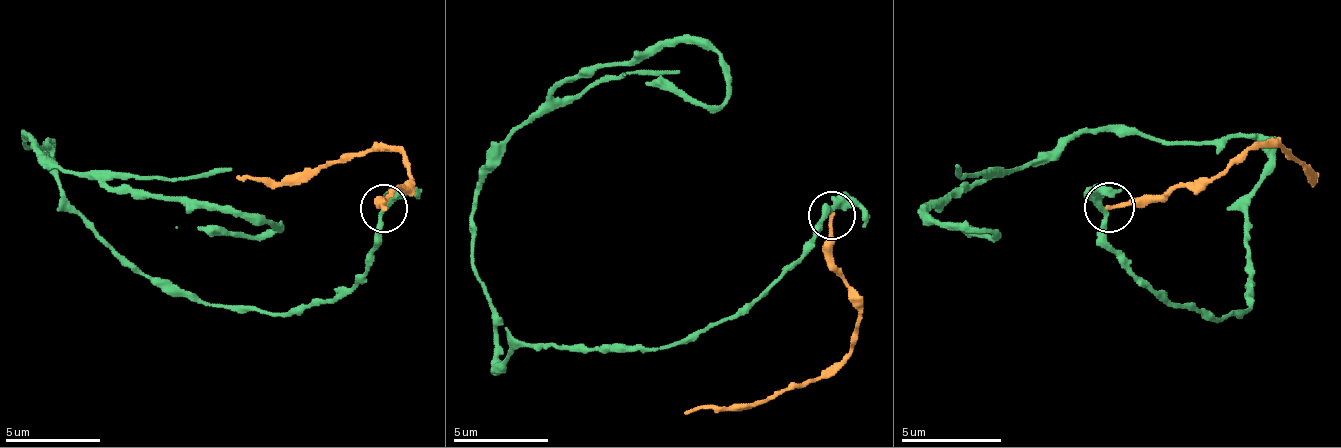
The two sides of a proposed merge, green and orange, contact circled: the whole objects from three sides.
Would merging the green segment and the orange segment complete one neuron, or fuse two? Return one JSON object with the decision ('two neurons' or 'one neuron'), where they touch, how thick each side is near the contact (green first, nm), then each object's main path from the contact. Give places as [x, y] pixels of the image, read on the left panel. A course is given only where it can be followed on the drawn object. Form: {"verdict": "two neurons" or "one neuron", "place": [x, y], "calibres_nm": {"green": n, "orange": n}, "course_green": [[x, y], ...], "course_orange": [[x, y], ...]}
{"verdict": "two neurons", "place": [383, 208], "calibres_nm": {"green": 300, "orange": 190}, "course_green": [[385, 207], [347, 288], [242, 312], [137, 274], [47, 140], [23, 140], [280, 226], [175, 226]], "course_orange": [[385, 207], [385, 202], [408, 178], [408, 164], [394, 150], [370, 150], [304, 178], [237, 174]]}

